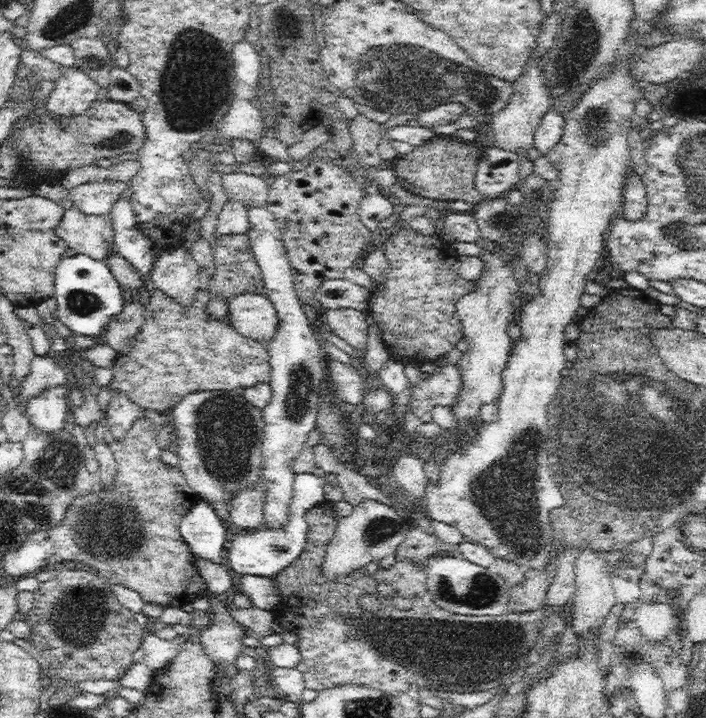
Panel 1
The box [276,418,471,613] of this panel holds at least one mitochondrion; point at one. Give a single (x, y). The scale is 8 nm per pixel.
(379, 530)

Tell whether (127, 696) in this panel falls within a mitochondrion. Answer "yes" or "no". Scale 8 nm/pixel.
no

